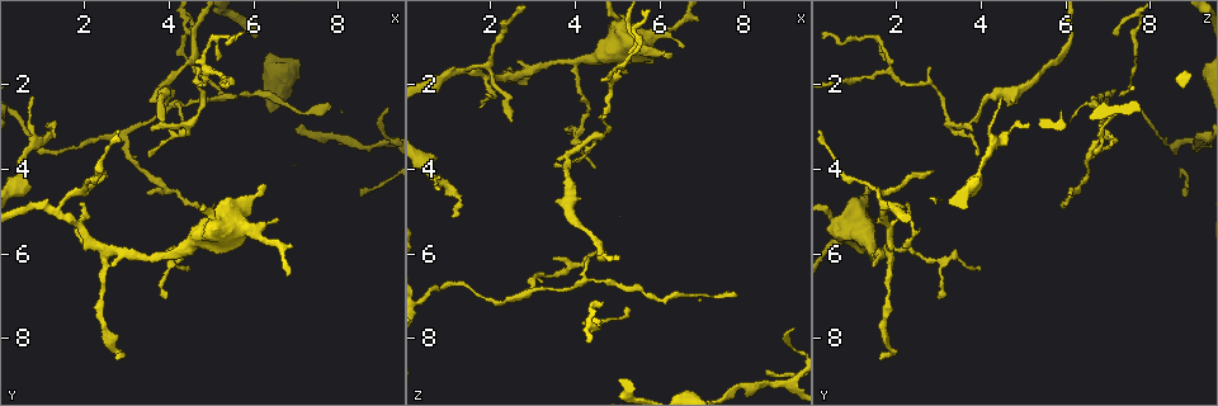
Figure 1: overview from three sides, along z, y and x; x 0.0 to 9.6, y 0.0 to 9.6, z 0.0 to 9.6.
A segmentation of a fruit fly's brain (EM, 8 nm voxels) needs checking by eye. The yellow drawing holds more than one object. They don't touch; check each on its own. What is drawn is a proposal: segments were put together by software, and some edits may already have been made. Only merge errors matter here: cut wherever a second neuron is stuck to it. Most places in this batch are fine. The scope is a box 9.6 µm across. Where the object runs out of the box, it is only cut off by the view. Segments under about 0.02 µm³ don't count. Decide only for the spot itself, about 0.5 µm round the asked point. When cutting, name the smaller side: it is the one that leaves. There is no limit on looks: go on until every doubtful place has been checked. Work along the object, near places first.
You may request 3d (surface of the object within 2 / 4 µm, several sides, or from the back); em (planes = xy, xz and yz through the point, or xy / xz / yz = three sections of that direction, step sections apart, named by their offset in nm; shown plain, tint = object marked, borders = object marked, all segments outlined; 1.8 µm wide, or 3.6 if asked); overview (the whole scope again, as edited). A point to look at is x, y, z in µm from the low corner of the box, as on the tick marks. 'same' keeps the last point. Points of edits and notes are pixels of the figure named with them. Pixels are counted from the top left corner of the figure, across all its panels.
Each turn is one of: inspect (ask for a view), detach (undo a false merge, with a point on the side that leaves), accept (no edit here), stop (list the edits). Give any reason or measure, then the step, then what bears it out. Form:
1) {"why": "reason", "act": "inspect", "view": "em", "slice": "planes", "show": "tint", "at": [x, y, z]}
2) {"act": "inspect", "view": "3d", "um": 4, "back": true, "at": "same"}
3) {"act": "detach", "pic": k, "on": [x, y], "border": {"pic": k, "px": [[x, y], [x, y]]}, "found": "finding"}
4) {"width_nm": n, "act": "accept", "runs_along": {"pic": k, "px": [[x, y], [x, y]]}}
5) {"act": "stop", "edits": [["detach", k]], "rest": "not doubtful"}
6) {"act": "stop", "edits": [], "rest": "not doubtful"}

{"why": "abrupt turn", "act": "inspect", "view": "3d", "um": 4, "at": [1.45, 5.05, 1.65]}

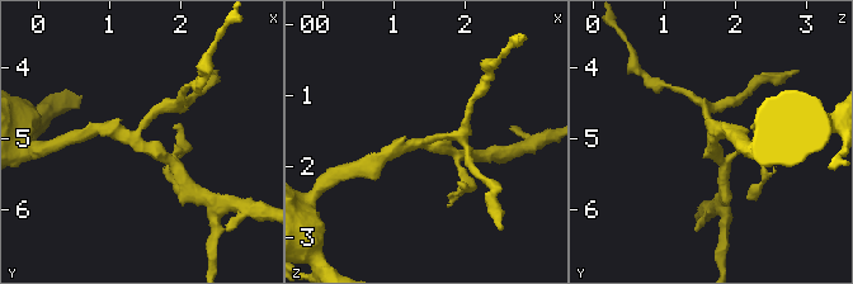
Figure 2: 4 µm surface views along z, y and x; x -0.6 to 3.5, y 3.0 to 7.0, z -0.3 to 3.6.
{"arms": 3, "why": "now the EM", "act": "inspect", "view": "em", "um": 3.6, "slice": "xz", "step": 16, "show": "tint", "at": [1.40, 5.05, 1.65]}

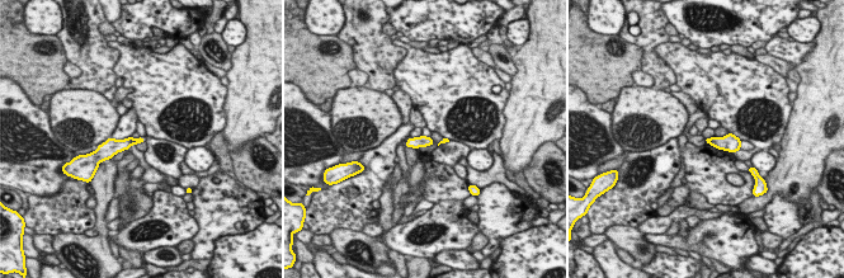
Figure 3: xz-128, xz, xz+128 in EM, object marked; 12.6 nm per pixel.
{"act": "accept", "found": "one neuron here"}

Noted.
{"why": "calibre changes", "act": "inspect", "view": "em", "um": 3.6, "slice": "planes", "show": "borders", "at": [5.05, 5.30, 0.65]}

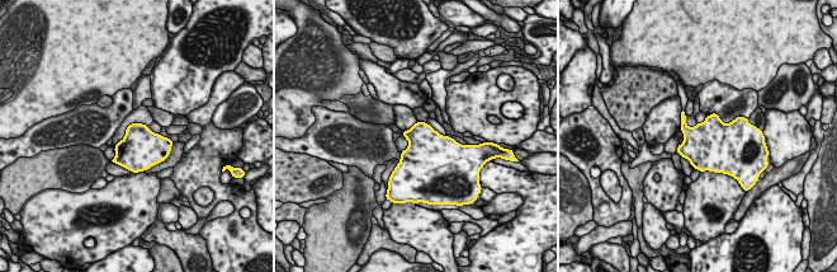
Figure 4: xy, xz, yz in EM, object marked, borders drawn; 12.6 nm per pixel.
{"act": "accept", "found": "all the same neuron"}

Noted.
{"why": "three arms meet", "act": "inspect", "view": "em", "slice": "planes", "show": "plain", "at": [2.60, 5.90, 1.75]}

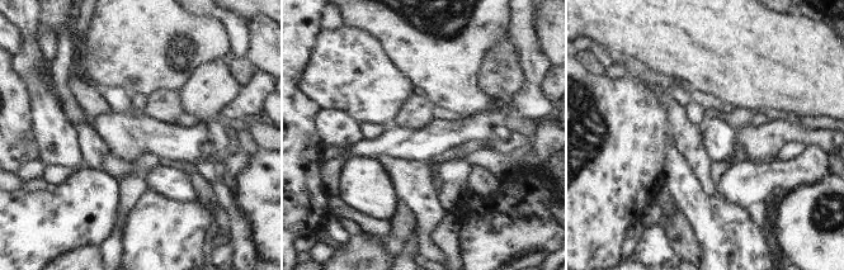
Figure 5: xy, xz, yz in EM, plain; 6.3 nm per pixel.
{"why": "with the object marked", "act": "inspect", "view": "em", "slice": "planes", "show": "tint", "at": "same"}

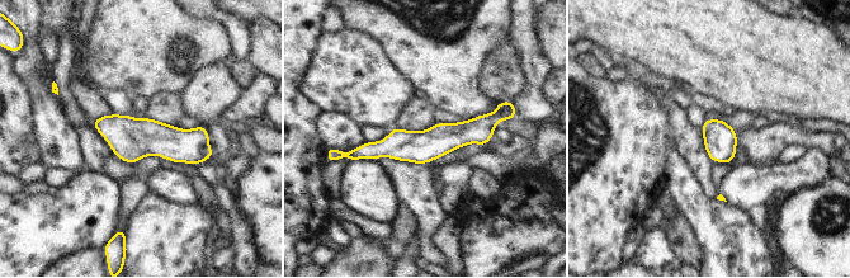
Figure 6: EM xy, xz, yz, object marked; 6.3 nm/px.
{"width_nm": 200, "act": "accept", "runs_along": {"pic": 6, "px": [[499, 117], [425, 146], [352, 155]]}, "found": "one neuron here"}

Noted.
{"why": "sharp bend", "act": "inspect", "view": "em", "slice": "xy", "step": 8, "show": "tint", "at": [4.05, 6.10, 1.50]}

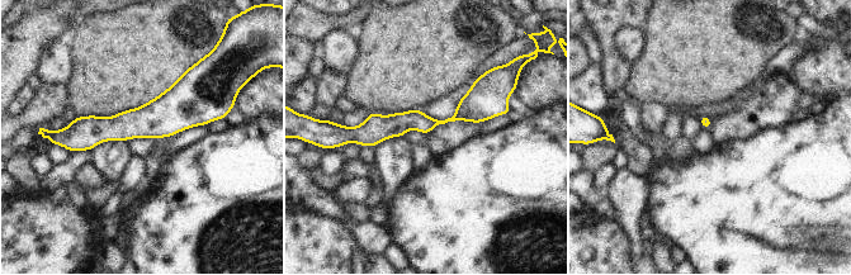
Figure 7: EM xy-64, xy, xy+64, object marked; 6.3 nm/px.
{"act": "inspect", "view": "em", "slice": "planes", "show": "tint", "at": "same"}

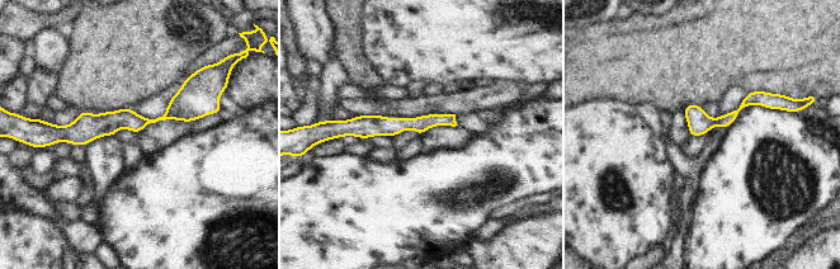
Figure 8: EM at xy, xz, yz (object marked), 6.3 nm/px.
{"act": "accept", "found": "continuous, no second neuron"}

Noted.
{"act": "inspect", "view": "em", "slice": "xy", "step": 4, "show": "tint", "at": [2.95, 3.15, 6.85]}

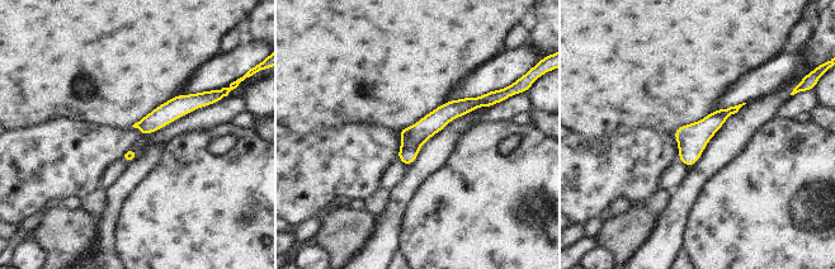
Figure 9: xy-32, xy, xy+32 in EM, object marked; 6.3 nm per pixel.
{"why": "another direction", "act": "inspect", "view": "em", "slice": "planes", "show": "tint", "at": "same"}

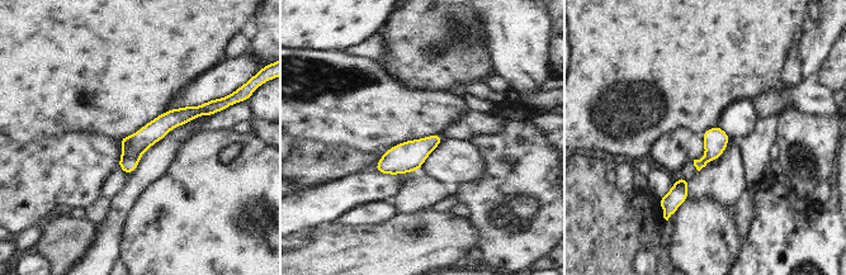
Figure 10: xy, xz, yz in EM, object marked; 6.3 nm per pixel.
{"width_nm": 150, "act": "accept", "runs_along": {"pic": 10, "px": [[208, 112], [166, 121], [122, 165]]}, "found": "all the same neuron"}

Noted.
{"why": "a fork", "act": "inspect", "view": "em", "slice": "planes", "show": "borders", "at": [4.80, 1.75, 1.85]}

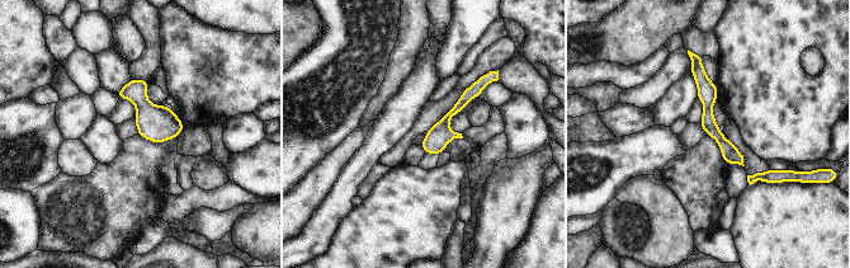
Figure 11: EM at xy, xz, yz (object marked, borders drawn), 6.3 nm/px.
{"width_nm": 100, "act": "accept", "found": "all the same neuron"}

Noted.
{"act": "stop", "edits": [], "rest": "not doubtful"}

